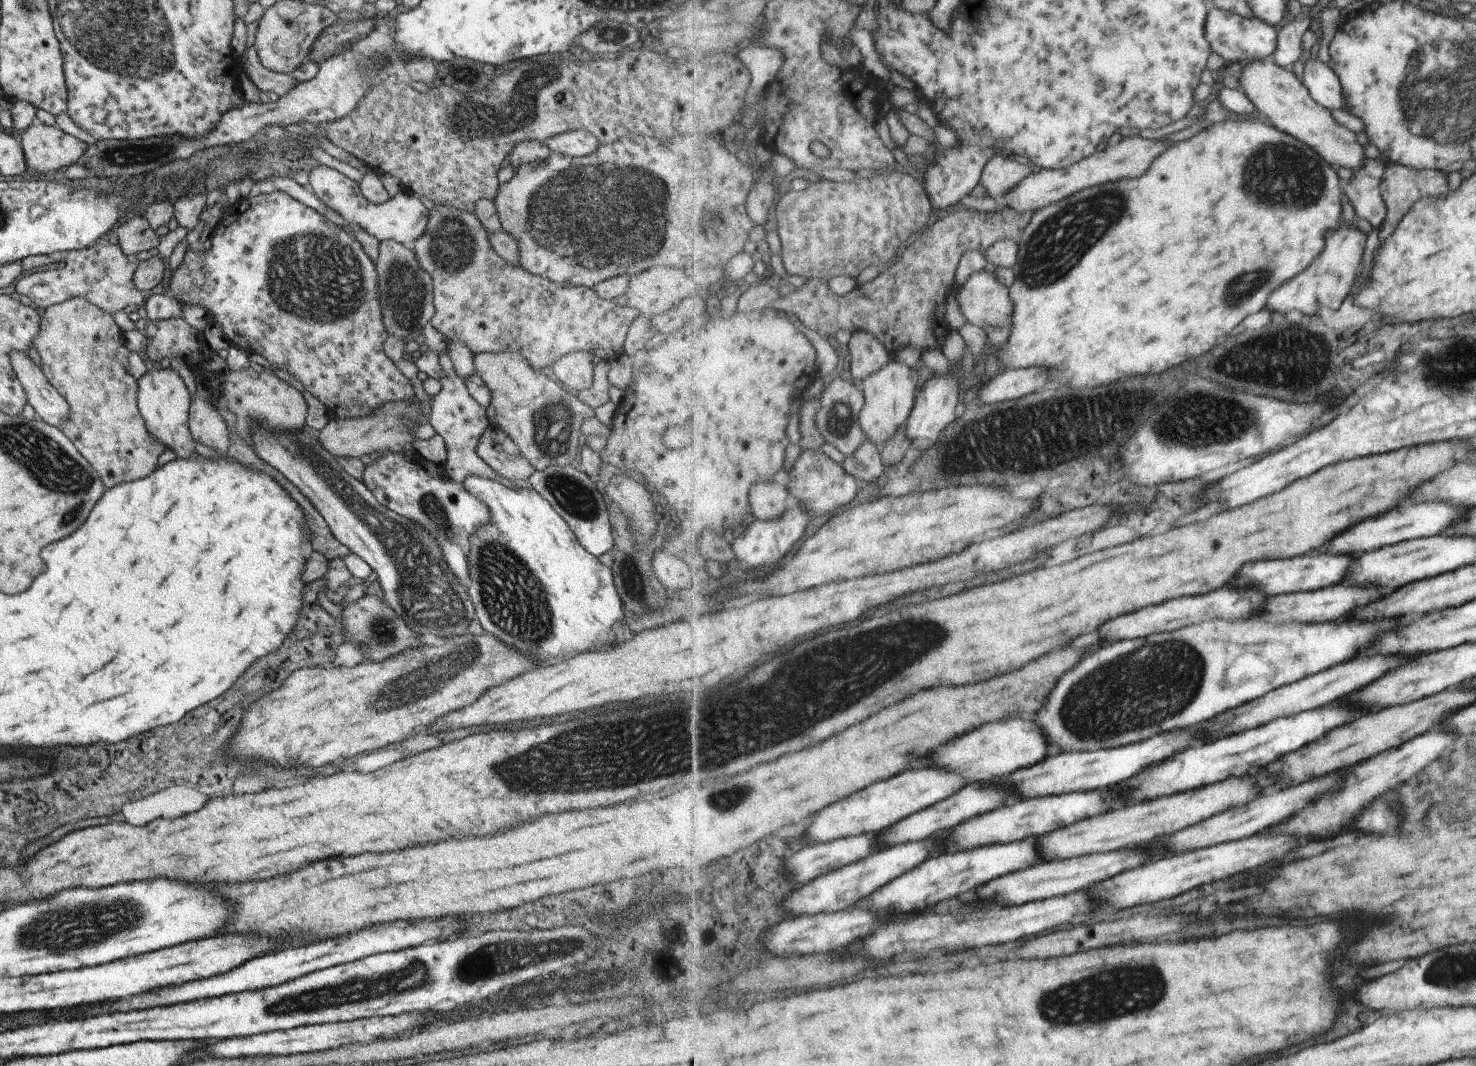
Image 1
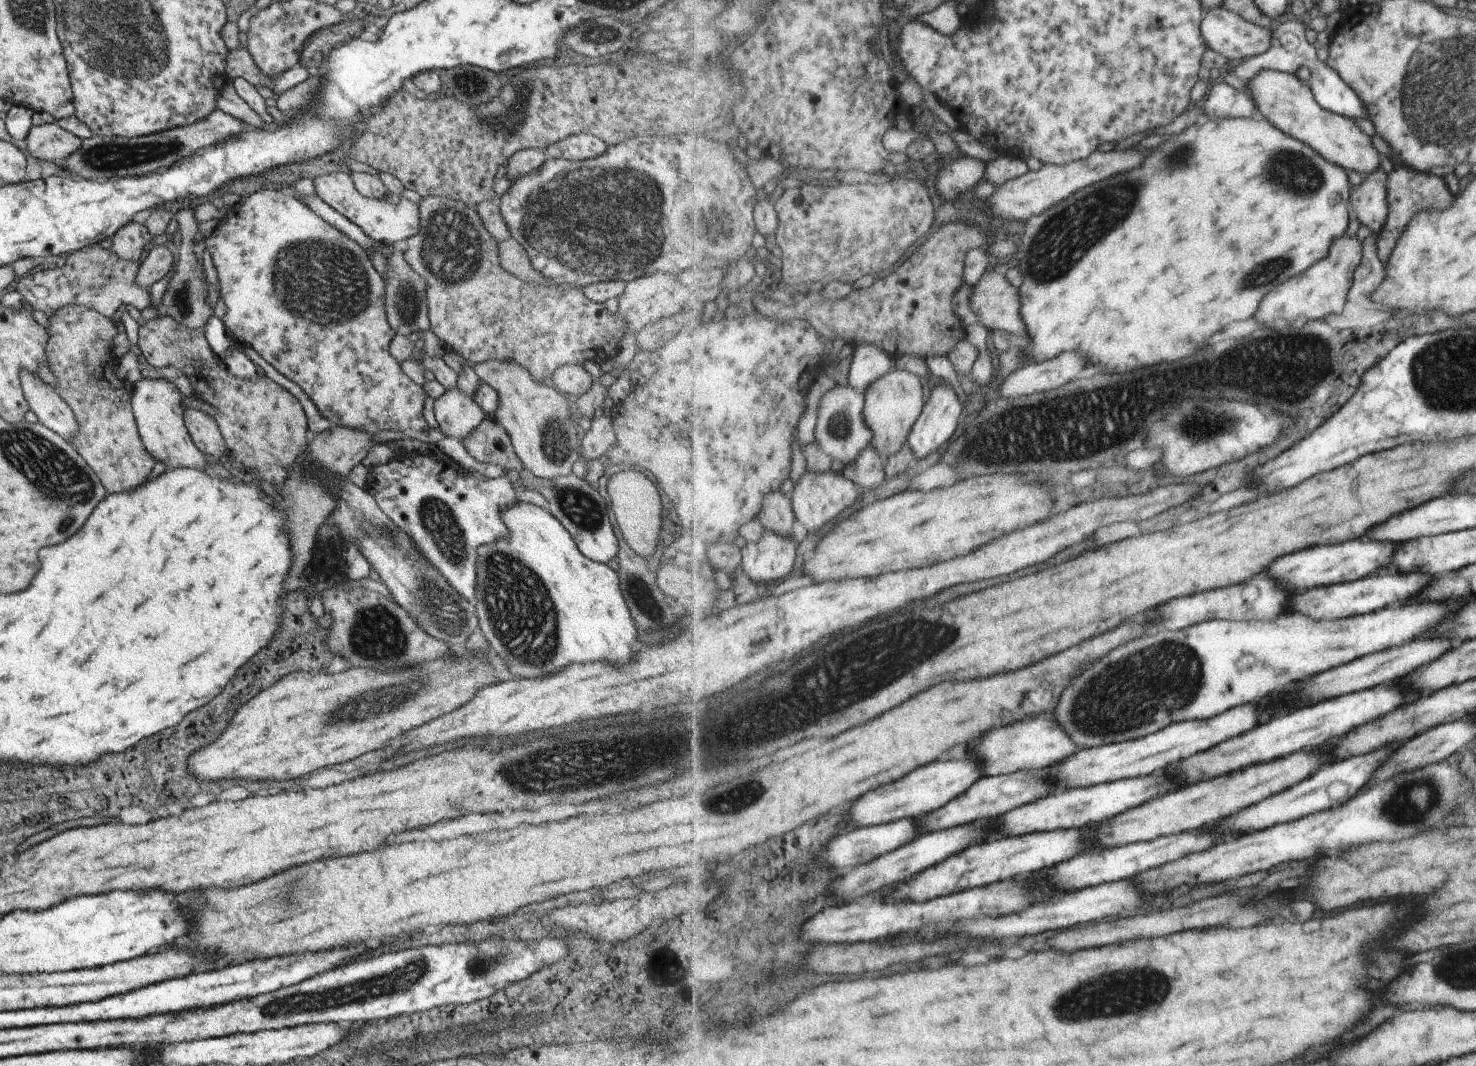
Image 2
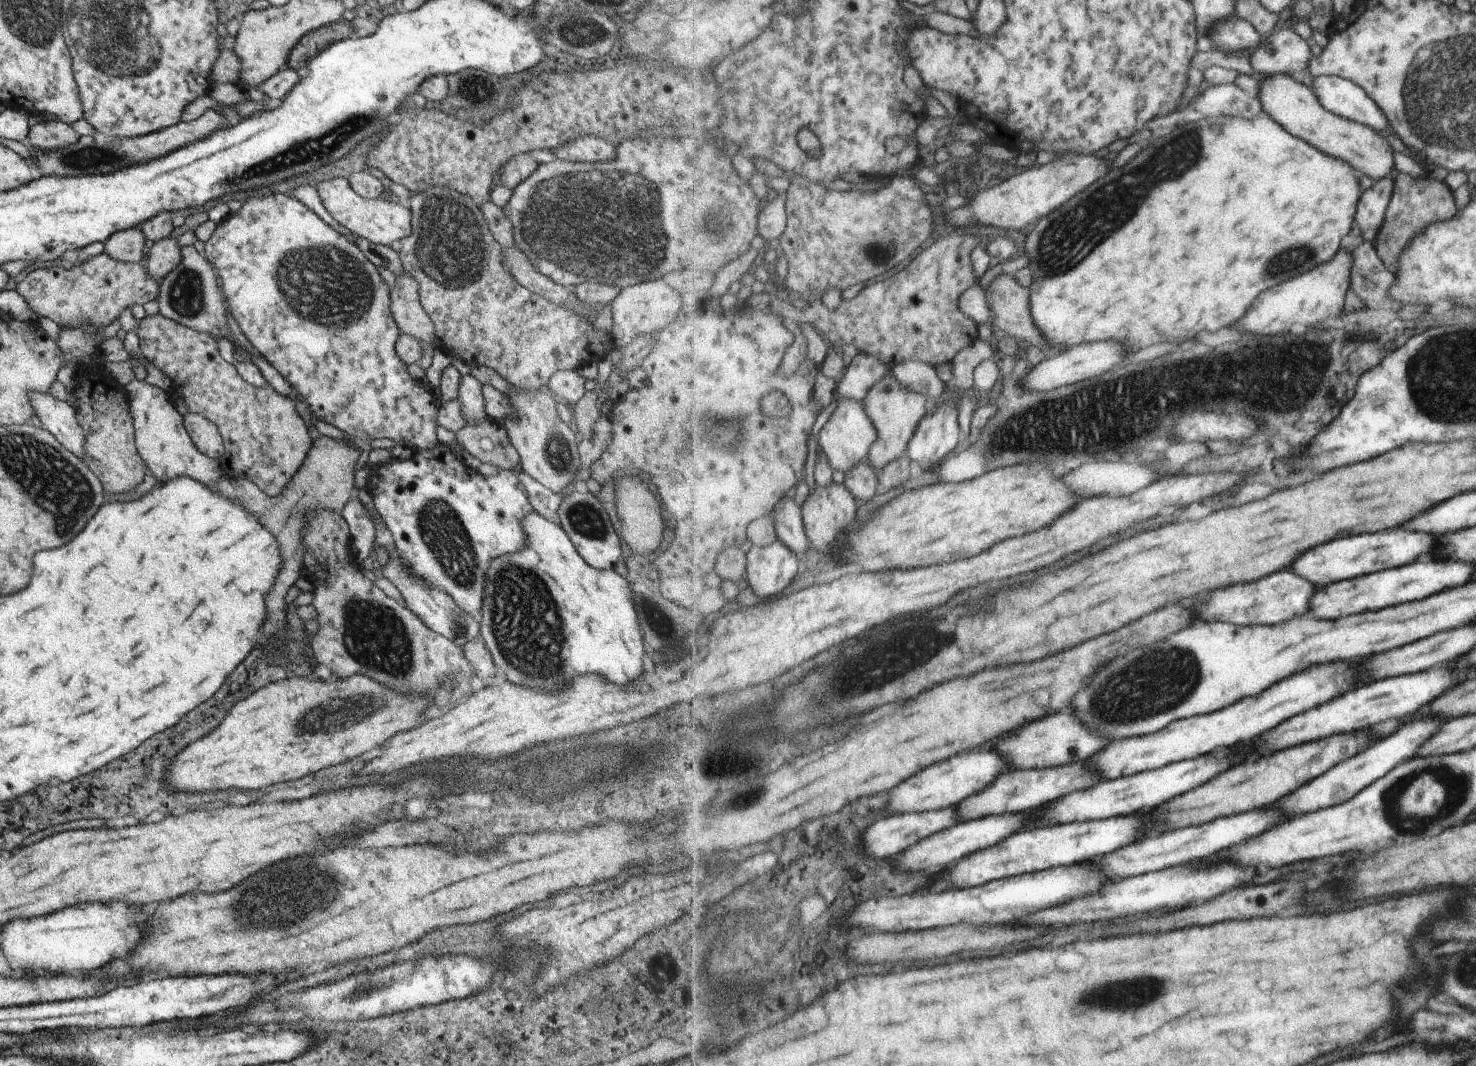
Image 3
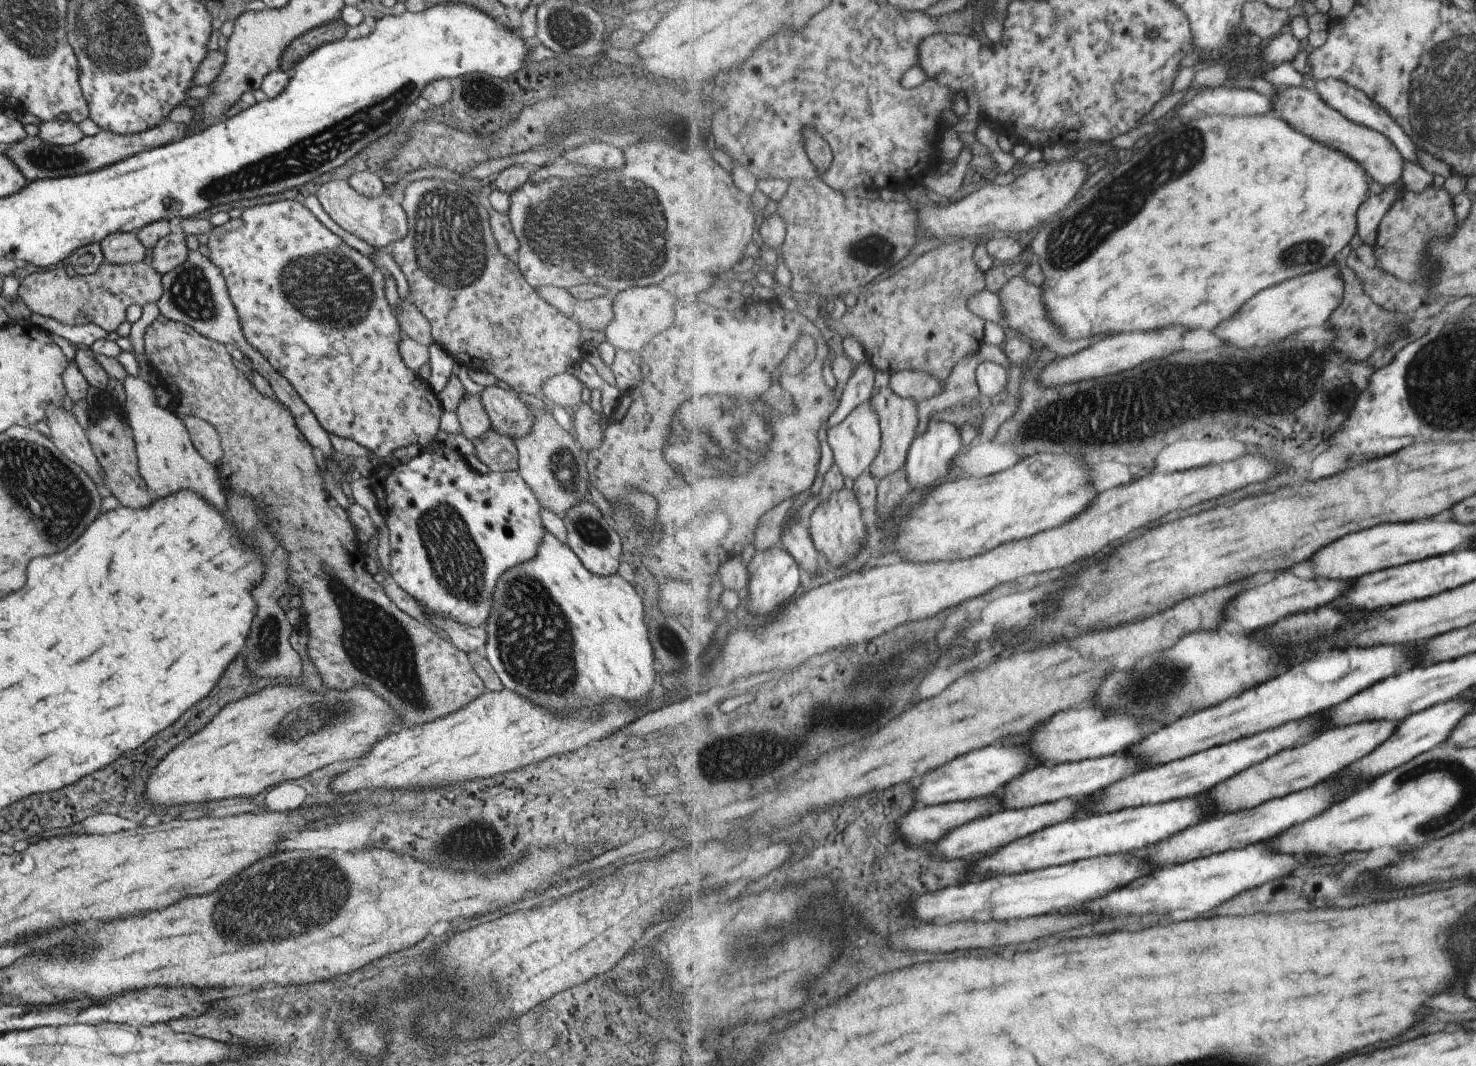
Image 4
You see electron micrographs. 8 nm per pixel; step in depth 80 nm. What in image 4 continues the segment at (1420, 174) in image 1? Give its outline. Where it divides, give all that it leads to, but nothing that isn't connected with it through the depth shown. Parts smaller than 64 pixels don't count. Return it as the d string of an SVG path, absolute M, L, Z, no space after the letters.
M1430 185L1419 194L1403 189L1396 193L1396 199L1385 216L1379 221L1372 251L1377 260L1378 268L1397 277L1399 281L1411 283L1421 280L1423 272L1430 273L1435 267L1431 262L1423 260L1423 248L1430 243L1437 234L1449 234L1455 226L1451 198L1441 188Z

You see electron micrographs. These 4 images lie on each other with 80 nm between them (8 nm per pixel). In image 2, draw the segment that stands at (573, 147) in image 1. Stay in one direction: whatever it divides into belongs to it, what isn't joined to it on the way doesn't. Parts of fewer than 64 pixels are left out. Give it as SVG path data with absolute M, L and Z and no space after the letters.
M578 133L567 136L557 143L547 146L545 149L552 158L579 161L603 155L606 152L606 146L592 133Z

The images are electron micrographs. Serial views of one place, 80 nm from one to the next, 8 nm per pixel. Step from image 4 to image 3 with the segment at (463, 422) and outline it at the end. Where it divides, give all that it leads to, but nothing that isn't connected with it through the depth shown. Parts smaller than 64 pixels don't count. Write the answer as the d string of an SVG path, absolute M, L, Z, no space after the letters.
M463 375L458 382L457 400L466 424L480 423L486 418L483 410L480 382L473 375Z

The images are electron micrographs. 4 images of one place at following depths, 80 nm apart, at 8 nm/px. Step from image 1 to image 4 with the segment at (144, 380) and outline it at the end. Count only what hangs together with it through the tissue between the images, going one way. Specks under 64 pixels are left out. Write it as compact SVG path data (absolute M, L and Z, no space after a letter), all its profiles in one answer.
M126 373L122 386L125 396L123 415L131 430L137 470L149 488L153 499L189 489L201 495L206 503L211 503L225 516L227 512L220 476L217 474L215 465L205 462L195 452L182 420L179 420L167 408L157 406L154 388L148 382L143 382L141 378L133 378Z

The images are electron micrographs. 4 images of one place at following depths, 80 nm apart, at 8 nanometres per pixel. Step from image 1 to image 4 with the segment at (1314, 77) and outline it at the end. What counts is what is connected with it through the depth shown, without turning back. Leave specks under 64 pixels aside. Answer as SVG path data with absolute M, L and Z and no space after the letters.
M1318 77L1317 83L1315 84L1315 90L1319 92L1321 98L1331 105L1334 109L1339 110L1341 114L1344 114L1353 120L1355 124L1365 125L1367 128L1376 130L1381 134L1384 134L1394 145L1396 145L1397 150L1401 152L1404 160L1408 160L1411 163L1419 164L1416 151L1418 146L1414 143L1414 140L1409 136L1404 129L1401 129L1398 124L1395 124L1391 117L1383 110L1379 108L1375 102L1371 102L1361 90L1345 84L1342 80L1333 77Z

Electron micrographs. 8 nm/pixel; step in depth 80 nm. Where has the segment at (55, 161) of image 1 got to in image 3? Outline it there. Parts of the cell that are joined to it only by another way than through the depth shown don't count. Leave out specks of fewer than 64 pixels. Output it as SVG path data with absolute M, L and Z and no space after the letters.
M59 120L40 121L28 128L26 144L33 151L57 151L77 143L79 136L67 123Z

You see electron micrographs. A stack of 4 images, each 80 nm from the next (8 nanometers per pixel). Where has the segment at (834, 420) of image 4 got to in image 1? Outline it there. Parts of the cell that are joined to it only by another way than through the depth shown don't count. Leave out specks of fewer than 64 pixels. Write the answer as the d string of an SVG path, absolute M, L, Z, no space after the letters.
M855 332L852 334L846 353L851 364L850 372L854 382L861 386L871 374L875 374L891 362L891 354L876 335L869 332Z

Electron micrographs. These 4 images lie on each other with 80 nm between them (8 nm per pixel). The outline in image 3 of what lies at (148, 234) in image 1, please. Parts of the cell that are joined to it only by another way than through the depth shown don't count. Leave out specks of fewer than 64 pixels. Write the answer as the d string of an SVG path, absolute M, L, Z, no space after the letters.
M137 227L114 232L103 244L104 251L116 261L138 264L143 262L148 246L141 229Z

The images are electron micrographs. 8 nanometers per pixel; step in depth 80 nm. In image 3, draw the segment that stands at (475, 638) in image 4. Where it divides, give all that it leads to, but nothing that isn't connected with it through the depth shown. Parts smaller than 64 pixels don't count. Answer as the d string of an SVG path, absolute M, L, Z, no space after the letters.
M365 508L364 513L374 525L372 548L374 550L383 548L383 550L387 552L387 563L383 566L379 565L380 568L377 574L389 580L389 582L397 588L401 598L403 598L403 602L405 602L406 608L429 630L432 630L435 634L444 636L447 640L450 640L451 643L460 648L465 642L469 642L471 638L479 637L480 623L478 618L476 618L477 616L469 616L469 613L462 611L445 591L437 587L432 587L429 583L425 583L426 580L423 577L414 575L402 561L400 554L396 551L392 534L385 526L384 520L379 515L372 517L370 512Z

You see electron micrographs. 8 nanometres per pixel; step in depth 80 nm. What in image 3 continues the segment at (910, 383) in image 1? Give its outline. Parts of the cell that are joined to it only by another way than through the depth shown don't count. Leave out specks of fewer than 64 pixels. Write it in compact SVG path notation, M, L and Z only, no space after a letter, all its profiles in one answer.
M887 375L871 387L863 403L878 432L877 440L870 448L869 460L880 472L891 461L901 458L907 452L920 420L927 414L927 396L910 391L896 376Z

